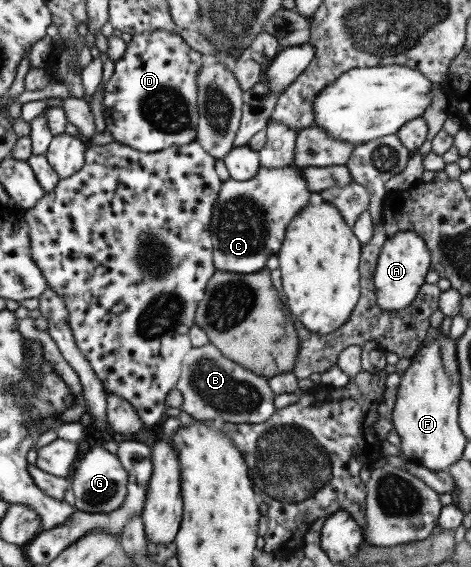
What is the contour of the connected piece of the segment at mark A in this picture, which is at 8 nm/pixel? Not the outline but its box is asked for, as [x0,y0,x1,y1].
[373,230,429,313]

